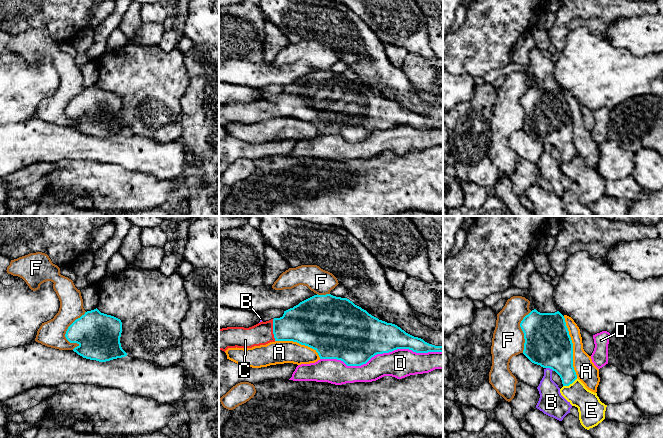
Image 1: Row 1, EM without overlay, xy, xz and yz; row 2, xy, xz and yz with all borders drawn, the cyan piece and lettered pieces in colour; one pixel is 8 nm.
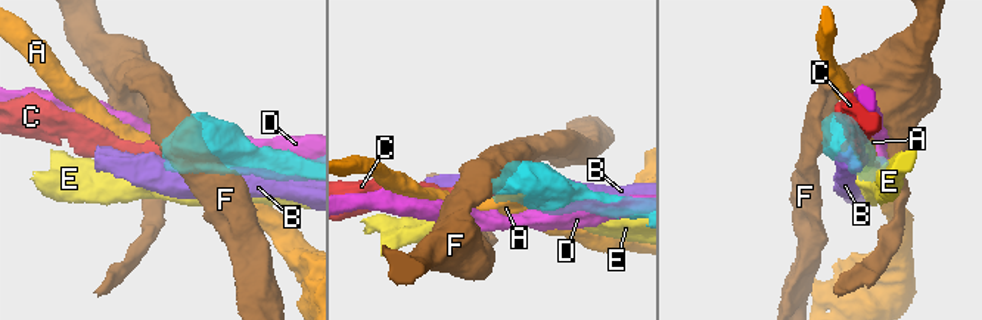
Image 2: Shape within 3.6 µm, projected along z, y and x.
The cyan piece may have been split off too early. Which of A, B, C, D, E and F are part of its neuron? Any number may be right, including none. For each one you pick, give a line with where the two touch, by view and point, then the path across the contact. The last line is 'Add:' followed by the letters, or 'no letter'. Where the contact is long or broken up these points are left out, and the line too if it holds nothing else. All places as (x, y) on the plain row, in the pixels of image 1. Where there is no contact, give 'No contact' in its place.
C: Touches cyan at xz (273, 106). Path across: xz (303, 99), (273, 106), (262, 109)
Add: C

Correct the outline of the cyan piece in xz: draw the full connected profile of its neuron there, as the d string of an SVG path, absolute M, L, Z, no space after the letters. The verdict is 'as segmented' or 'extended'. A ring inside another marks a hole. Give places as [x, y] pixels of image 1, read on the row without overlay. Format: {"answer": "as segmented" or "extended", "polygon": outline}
{"answer": "extended", "polygon": "M331 70L314 71L298 81L284 87L280 94L274 94L266 98L260 98L252 103L227 103L219 105L219 126L228 124L252 124L266 121L275 117L293 117L314 125L320 135L337 135L347 142L361 142L366 140L377 130L389 129L397 125L409 125L416 129L443 128L442 122L435 122L423 115L414 113L395 100L387 99L369 90L366 86L355 81L347 74L336 73Z"}

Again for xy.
{"answer": "as segmented", "polygon": "M96 84L76 95L68 103L65 113L70 119L78 120L73 125L78 131L106 138L127 132L121 123L121 109L121 96Z"}

